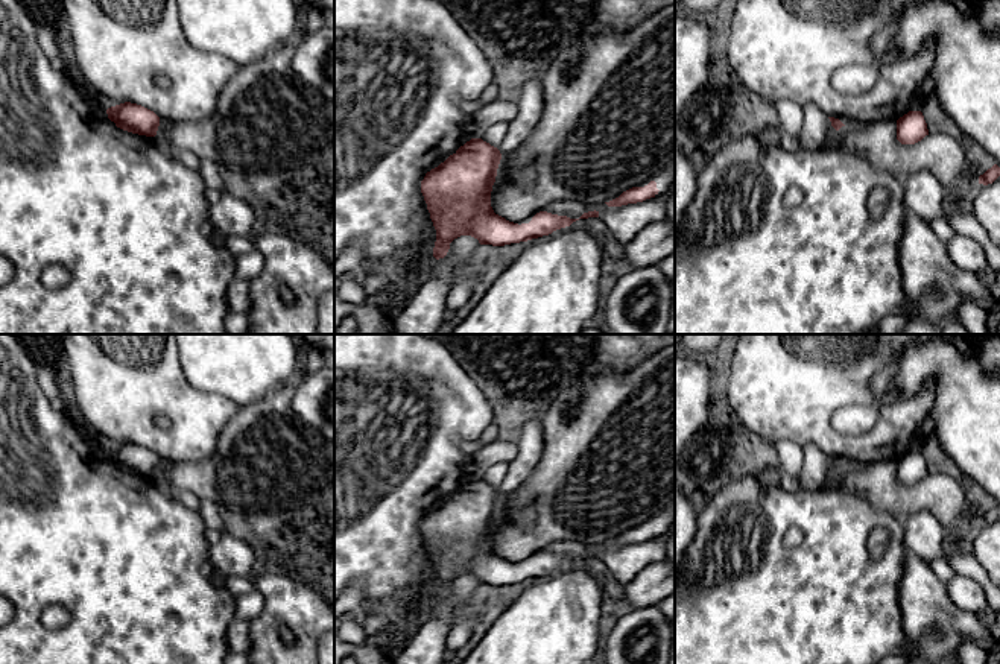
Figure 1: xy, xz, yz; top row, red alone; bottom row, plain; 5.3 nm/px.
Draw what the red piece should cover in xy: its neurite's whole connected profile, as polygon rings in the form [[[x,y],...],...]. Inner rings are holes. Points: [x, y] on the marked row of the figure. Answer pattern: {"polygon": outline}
{"polygon": [[[131,102],[111,106],[106,114],[117,128],[138,135],[155,137],[160,126],[153,111]]]}

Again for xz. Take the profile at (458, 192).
{"polygon": [[[471,138],[444,163],[426,173],[421,181],[421,193],[436,229],[433,248],[433,257],[436,260],[444,258],[450,249],[450,243],[460,236],[471,236],[477,239],[480,245],[505,246],[549,236],[579,220],[540,211],[529,223],[518,225],[495,214],[491,207],[491,191],[500,160],[502,153],[497,147],[482,138]]]}

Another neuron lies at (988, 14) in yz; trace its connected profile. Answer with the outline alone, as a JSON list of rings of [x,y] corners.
[[[983,0],[977,17],[983,32],[1000,33],[1000,0]]]

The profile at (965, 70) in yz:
[[[945,0],[909,5],[900,23],[872,38],[875,61],[913,56],[930,36],[936,38],[935,61],[927,73],[927,79],[935,81],[932,97],[1000,167],[1000,33],[983,32],[977,15],[965,17]]]

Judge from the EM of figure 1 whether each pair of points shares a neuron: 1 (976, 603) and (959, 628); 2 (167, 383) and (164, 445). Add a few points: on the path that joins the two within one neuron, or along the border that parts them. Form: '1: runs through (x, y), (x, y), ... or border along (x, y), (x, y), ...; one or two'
1: border along (944, 587), (949, 597), (959, 608), (979, 616); two
2: runs through (174, 398), (177, 401), (177, 430); one

